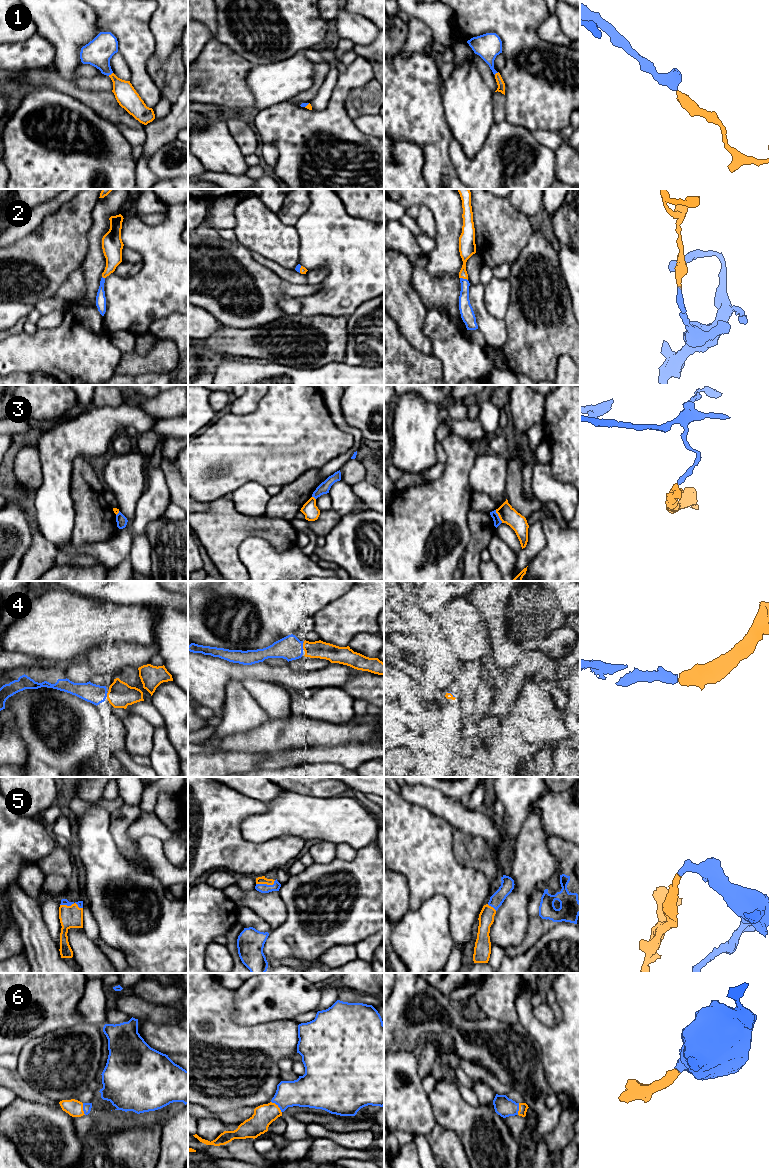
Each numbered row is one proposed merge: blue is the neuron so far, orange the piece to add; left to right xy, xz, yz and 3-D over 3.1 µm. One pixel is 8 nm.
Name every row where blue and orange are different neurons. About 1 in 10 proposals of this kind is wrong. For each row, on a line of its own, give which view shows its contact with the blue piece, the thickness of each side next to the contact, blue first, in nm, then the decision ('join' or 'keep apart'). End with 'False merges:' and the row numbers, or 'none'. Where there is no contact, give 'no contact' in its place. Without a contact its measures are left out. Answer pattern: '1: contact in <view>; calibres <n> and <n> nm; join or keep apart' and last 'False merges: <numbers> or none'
1: contact in xy; calibres 220 and 170 nm; join
2: contact in yz; calibres 110 and 140 nm; join
3: contact in yz; calibres 60 and 140 nm; keep apart
4: contact in xz; calibres 190 and 140 nm; join
5: contact in xy; calibres 50 and 180 nm; join
6: contact in xz; calibres 240 and 170 nm; join
False merges: 3

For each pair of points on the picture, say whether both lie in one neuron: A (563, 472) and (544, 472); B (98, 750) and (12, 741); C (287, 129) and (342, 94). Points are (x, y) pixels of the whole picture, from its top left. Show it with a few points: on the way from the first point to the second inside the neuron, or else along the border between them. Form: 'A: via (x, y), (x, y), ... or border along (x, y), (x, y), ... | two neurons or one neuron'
A: border along (548, 463), (551, 474), (556, 479), (569, 483) | two neurons
B: border along (10, 731), (25, 744), (24, 764) | two neurons
C: via (302, 129), (312, 129), (332, 109) | one neuron

